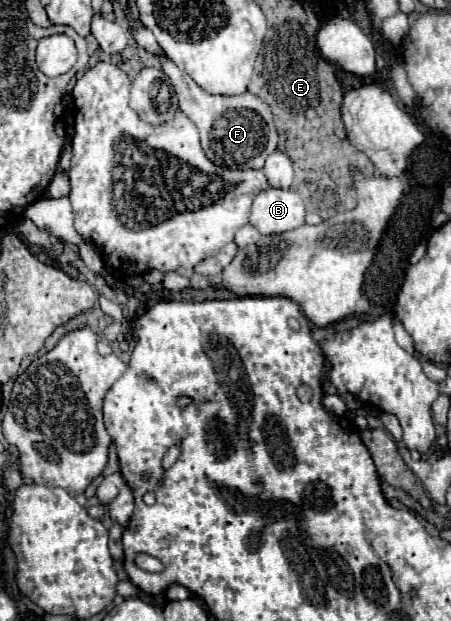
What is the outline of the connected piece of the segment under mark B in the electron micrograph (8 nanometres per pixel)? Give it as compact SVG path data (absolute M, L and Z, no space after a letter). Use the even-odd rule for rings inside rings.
M266 189L252 201L250 225L262 235L284 233L304 225L304 201L290 189Z

